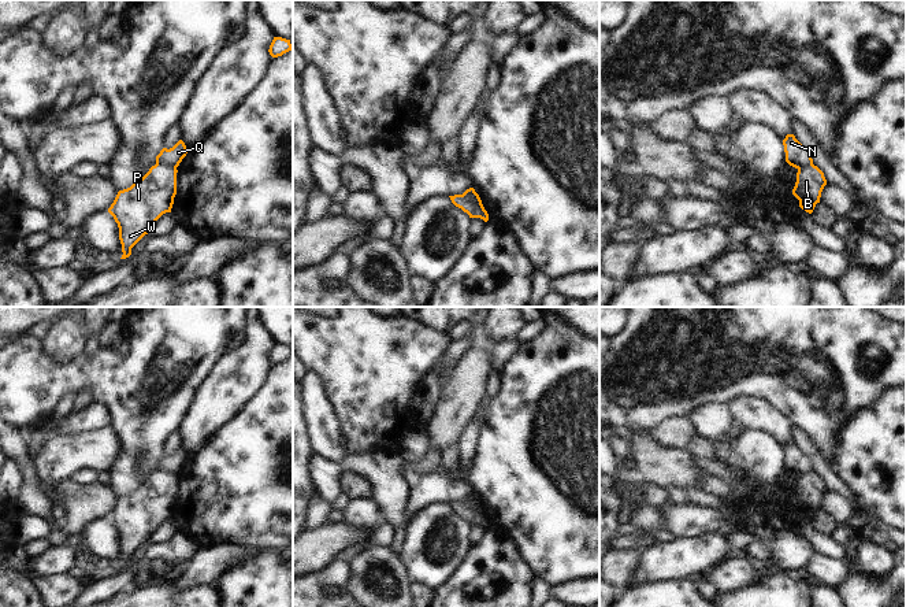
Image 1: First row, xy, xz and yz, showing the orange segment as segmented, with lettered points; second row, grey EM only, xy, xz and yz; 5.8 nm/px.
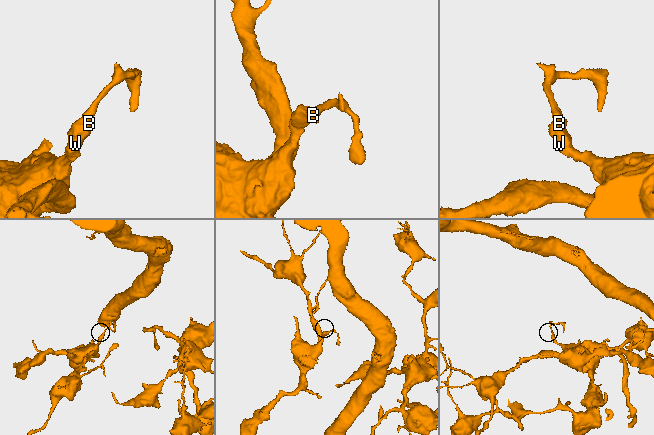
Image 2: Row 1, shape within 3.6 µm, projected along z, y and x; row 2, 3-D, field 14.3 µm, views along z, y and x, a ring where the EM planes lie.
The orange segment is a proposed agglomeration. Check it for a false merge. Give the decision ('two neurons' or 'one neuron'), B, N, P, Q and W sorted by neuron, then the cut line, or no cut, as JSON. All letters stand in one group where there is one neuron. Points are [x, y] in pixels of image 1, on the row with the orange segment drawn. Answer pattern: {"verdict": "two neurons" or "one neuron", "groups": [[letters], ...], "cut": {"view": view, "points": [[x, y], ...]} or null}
{"verdict": "two neurons", "groups": [["B", "P", "W"], ["N", "Q"]], "cut": {"view": "xz", "points": [[461, 195], [483, 208]]}}

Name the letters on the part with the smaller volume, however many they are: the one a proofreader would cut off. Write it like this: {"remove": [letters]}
{"remove": ["N", "Q"]}

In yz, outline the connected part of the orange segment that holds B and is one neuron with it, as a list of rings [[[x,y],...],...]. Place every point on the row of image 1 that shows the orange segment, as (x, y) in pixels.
[[[805,166],[798,169],[792,195],[799,200],[799,207],[812,214],[825,185],[824,173],[817,166]]]

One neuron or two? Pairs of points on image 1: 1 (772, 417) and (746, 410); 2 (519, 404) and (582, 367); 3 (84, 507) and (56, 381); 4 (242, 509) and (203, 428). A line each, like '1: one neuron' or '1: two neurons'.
1: one neuron
2: one neuron
3: two neurons
4: two neurons

